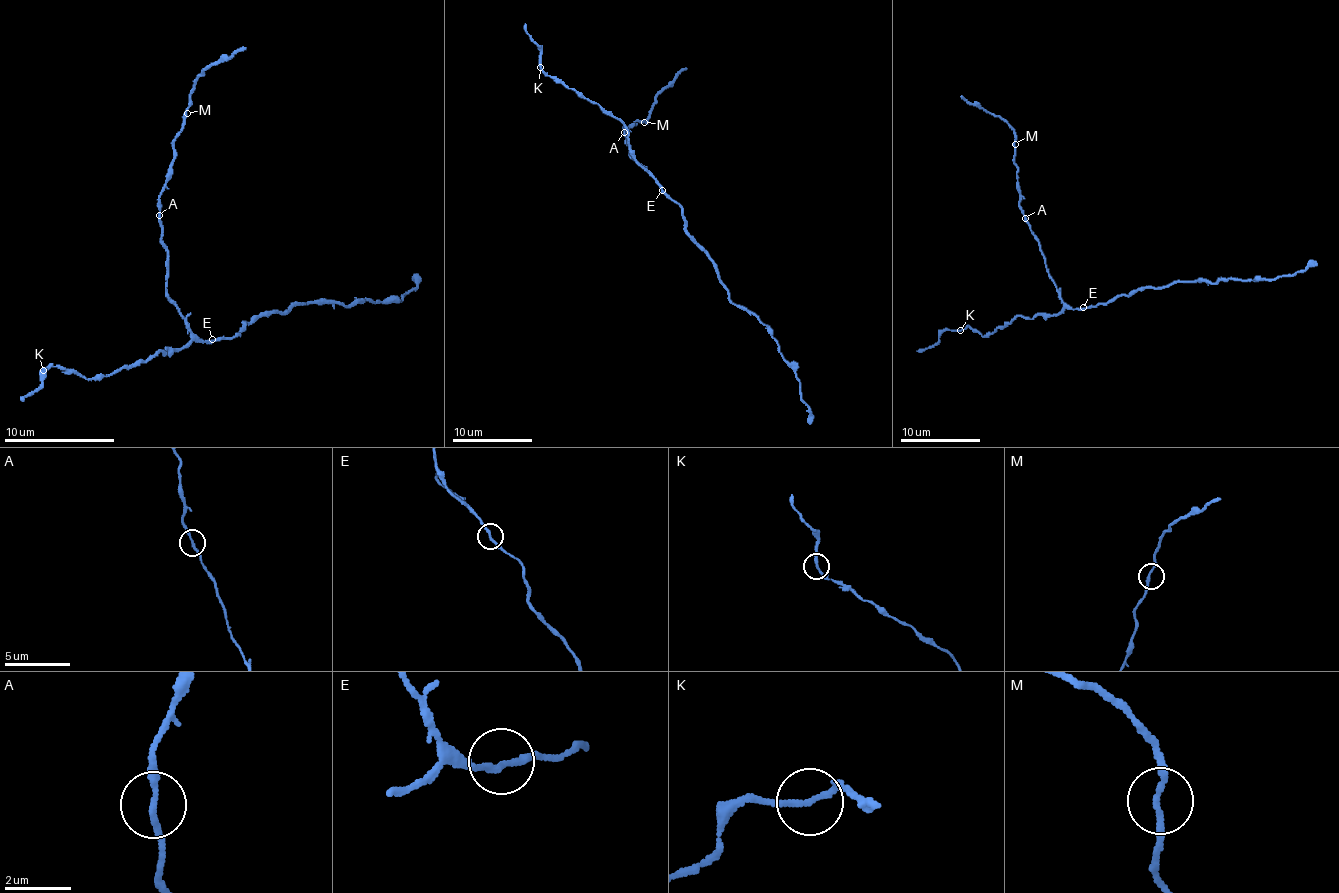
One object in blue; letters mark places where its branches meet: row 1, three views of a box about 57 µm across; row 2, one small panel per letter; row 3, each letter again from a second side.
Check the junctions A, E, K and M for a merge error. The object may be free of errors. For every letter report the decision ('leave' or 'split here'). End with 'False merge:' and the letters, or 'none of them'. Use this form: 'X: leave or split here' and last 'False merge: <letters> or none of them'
A: leave
E: leave
K: leave
M: leave
False merge: none of them

